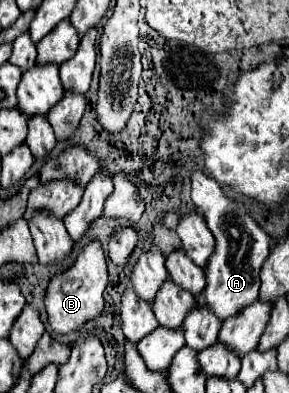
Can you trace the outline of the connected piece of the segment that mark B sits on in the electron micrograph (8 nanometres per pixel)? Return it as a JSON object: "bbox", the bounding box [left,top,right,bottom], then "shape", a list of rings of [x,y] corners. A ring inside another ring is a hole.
{"bbox":[45,240,107,334],"shape":[[[91,240],[77,256],[75,264],[61,274],[55,274],[45,290],[45,308],[49,314],[49,324],[55,332],[67,334],[79,330],[85,322],[101,316],[103,310],[103,292],[107,288],[107,264],[101,242]]]}

